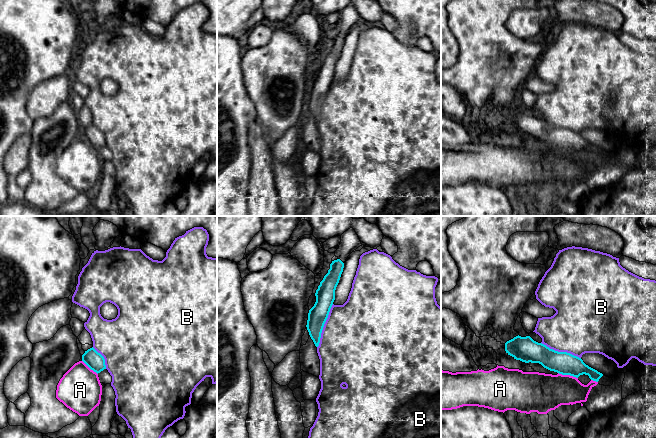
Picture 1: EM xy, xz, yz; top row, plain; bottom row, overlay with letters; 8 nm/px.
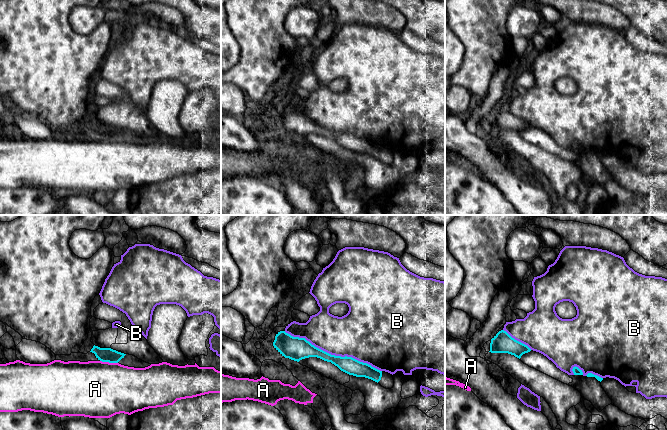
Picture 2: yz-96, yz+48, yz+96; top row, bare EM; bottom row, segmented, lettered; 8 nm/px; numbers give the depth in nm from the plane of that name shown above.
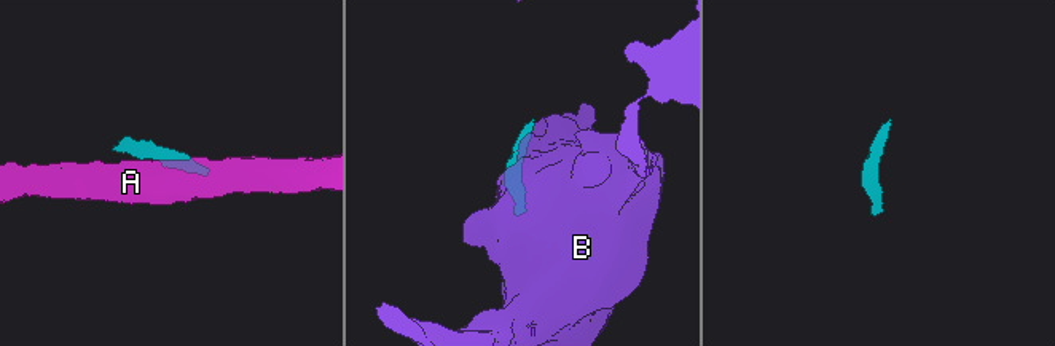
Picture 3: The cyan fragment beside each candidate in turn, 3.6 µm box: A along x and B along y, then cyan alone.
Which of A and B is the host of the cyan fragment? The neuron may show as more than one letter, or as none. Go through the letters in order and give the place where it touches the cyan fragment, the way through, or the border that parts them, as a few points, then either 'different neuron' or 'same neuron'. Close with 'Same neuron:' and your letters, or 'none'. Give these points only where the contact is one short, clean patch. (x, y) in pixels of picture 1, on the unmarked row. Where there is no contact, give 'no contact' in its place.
A: meets cyan in yz at (568, 150); different neuron
B: meets cyan in xz at (323, 102); different neuron
Same neuron: none

